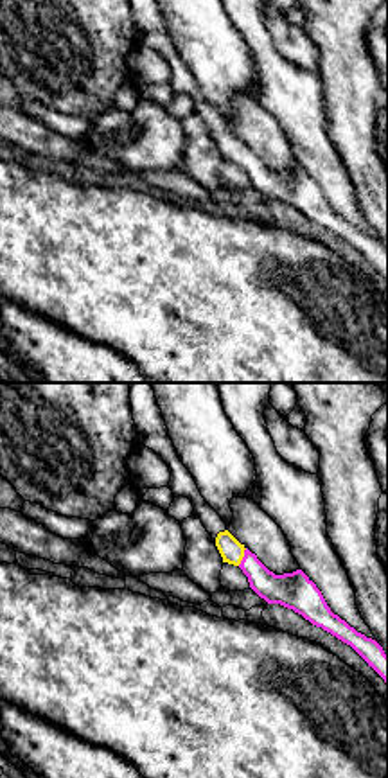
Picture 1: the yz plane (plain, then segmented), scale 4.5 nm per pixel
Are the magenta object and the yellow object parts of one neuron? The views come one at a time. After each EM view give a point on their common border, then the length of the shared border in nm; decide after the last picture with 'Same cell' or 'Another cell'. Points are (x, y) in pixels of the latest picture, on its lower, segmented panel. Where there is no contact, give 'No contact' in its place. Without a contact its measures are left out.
Touches magenta at (243, 557). Shared border 90 nm

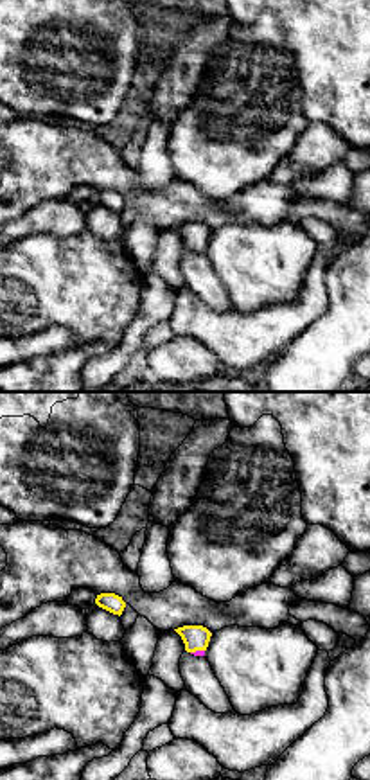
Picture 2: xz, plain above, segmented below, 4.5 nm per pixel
Touches magenta at (196, 651). Shared border 70 nm

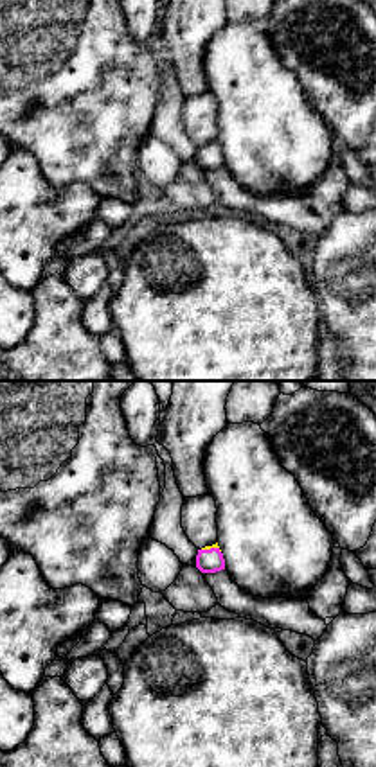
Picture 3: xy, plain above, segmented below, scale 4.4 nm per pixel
Touches magenta at (211, 548). Shared border 90 nm

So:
Same cell

